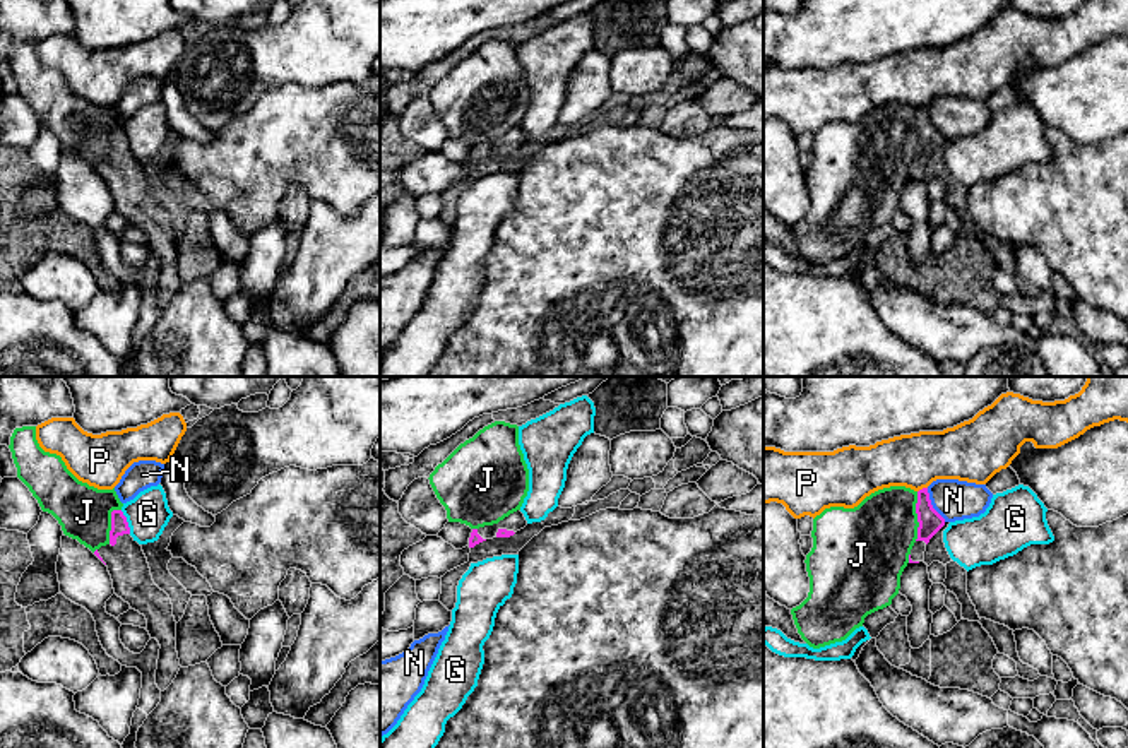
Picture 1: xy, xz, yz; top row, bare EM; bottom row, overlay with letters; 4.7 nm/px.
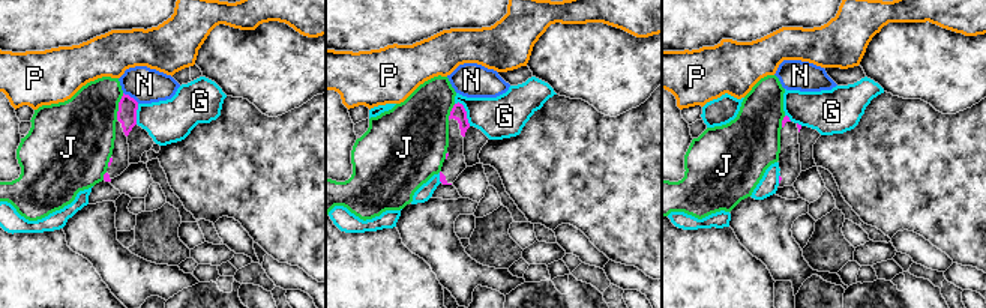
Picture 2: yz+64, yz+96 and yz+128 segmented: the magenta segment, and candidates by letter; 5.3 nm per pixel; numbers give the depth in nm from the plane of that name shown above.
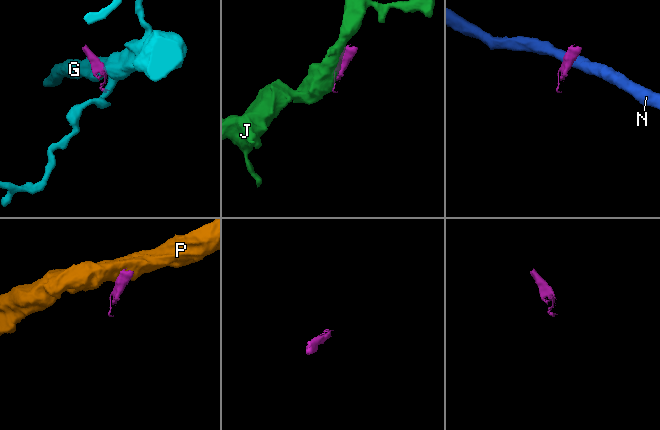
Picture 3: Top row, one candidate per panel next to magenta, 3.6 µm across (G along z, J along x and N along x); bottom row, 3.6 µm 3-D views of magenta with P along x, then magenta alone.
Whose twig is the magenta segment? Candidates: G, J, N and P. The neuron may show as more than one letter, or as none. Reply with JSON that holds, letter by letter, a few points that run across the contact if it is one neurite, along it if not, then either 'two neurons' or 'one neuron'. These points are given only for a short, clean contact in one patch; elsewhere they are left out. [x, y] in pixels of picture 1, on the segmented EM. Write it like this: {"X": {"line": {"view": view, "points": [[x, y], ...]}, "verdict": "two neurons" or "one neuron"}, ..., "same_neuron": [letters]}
{"G": {"verdict": "two neurons"}, "J": {"verdict": "two neurons"}, "N": {"line": {"view": "yz", "points": [[926, 488], [932, 507], [945, 521]]}, "verdict": "two neurons"}, "P": {"line": {"view": "yz", "points": [[926, 486], [918, 492]]}, "verdict": "two neurons"}, "same_neuron": []}

